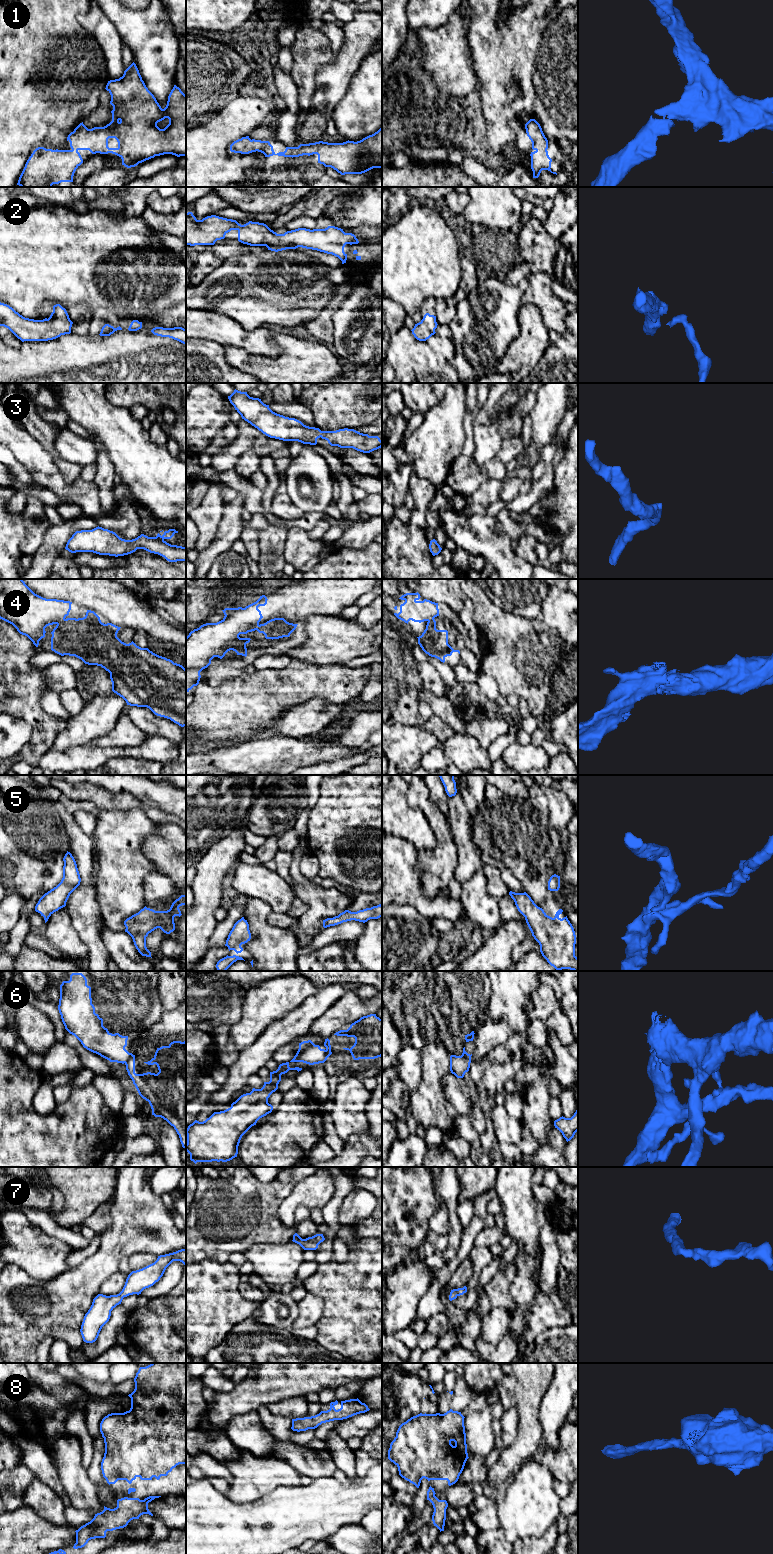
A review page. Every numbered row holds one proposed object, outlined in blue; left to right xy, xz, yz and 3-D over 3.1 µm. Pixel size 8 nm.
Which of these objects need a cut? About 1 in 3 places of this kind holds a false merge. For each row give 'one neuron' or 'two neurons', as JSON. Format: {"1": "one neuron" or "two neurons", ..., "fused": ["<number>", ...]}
{"1": "one neuron", "2": "one neuron", "3": "one neuron", "4": "one neuron", "5": "one neuron", "6": "two neurons", "7": "one neuron", "8": "one neuron", "fused": ["6"]}

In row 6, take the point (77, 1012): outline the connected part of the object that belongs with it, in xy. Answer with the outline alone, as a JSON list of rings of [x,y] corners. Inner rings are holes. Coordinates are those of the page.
[[[72,973],[70,980],[60,985],[58,1010],[65,1029],[87,1050],[122,1064],[132,1055],[125,1049],[128,1036],[110,1033],[95,1013],[91,987],[82,973]]]

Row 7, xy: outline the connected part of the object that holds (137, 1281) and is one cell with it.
[[[186,1249],[160,1255],[154,1263],[132,1271],[119,1294],[110,1296],[98,1294],[93,1299],[92,1305],[85,1314],[81,1325],[80,1332],[83,1341],[86,1343],[95,1342],[102,1327],[109,1321],[111,1311],[121,1304],[123,1298],[133,1294],[139,1295],[144,1289],[153,1286],[160,1280],[166,1268],[173,1261],[180,1261],[186,1266]]]

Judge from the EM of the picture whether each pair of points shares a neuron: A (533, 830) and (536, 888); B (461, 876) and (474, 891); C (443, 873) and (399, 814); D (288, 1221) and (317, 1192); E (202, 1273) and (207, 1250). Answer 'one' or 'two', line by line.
A: one
B: two
C: two
D: one
E: two

